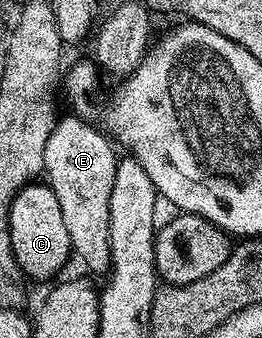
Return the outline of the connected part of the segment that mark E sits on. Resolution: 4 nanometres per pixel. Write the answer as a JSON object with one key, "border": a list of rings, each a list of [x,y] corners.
{"border":[[[72,113],[68,117],[61,116],[55,122],[44,149],[43,174],[60,204],[73,254],[77,258],[79,256],[90,270],[105,276],[111,261],[108,203],[111,200],[118,155],[110,145],[111,140],[88,122]]]}

